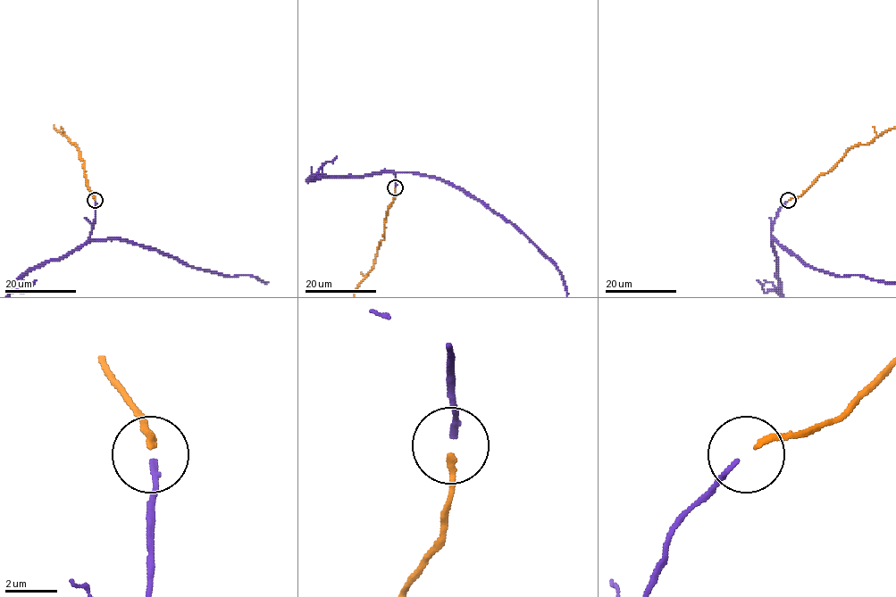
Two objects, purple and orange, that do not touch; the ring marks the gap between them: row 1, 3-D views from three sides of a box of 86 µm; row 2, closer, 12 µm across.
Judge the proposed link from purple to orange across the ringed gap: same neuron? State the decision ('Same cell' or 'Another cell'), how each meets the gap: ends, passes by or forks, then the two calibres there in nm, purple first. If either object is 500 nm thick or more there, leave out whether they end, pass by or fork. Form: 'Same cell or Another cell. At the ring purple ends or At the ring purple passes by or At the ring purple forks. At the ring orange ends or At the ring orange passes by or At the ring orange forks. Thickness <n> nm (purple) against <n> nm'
Same cell. At the ring purple ends. At the ring orange ends. Thickness 190 nm (purple) against 240 nm

